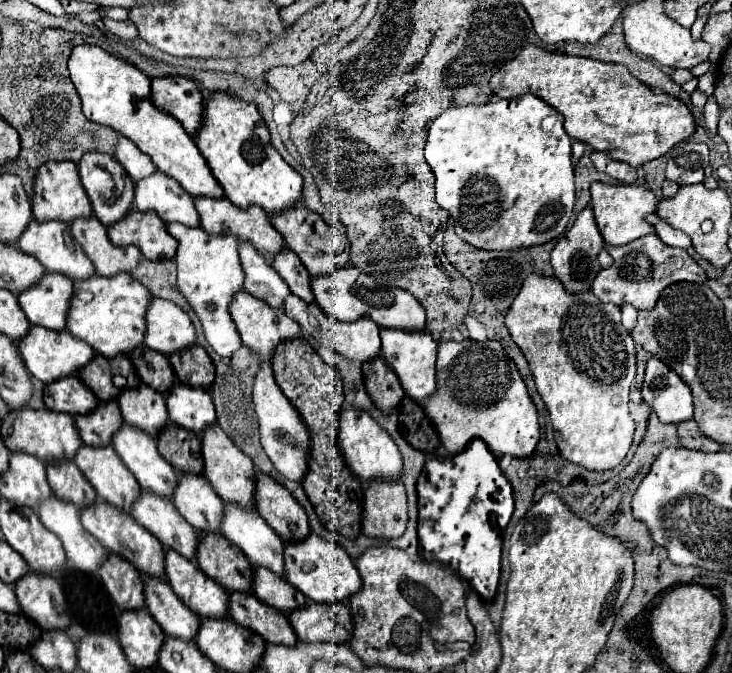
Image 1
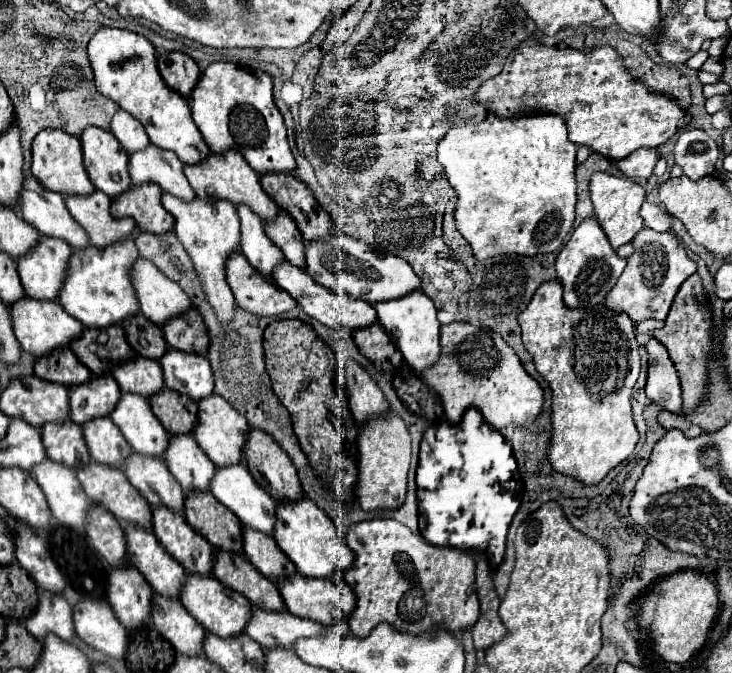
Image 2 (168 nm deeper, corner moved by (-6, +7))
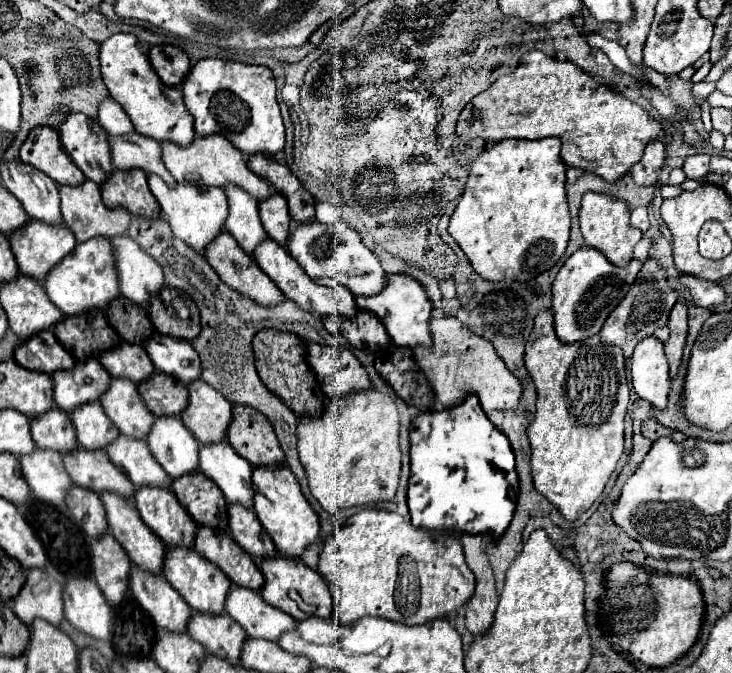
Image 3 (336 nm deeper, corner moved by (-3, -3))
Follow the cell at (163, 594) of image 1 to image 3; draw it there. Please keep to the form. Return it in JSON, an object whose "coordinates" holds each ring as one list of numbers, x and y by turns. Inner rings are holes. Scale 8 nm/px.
{"coordinates":[[101,496,107,522,113,538,123,546,129,560,151,574,161,574,165,564,165,546,161,540,155,540,153,532,139,520,135,508,127,508,119,496]]}

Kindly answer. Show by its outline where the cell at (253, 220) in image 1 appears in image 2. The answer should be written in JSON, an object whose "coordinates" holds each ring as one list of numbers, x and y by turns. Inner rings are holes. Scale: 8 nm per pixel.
{"coordinates":[[226,150,226,154,208,154,206,160,198,164,184,166,184,174,200,198,226,198,232,204,248,204,264,222,272,220,278,214,276,202,262,190,260,176,246,166,246,160,238,154,238,150]]}

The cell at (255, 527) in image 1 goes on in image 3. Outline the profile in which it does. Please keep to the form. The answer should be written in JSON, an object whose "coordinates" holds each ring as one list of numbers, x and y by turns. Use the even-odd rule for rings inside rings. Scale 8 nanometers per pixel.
{"coordinates":[[217,444,215,448,199,446,199,470,217,484,229,506,239,504,247,510,253,508,253,468,247,466,247,460,235,456,229,444]]}

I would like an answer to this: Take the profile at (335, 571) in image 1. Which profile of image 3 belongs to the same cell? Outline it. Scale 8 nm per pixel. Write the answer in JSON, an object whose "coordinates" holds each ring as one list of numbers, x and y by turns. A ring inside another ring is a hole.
{"coordinates":[[287,466,255,468,253,470,253,488,255,488,255,500,253,500,255,514,257,514,259,522,263,524,263,528,267,530,267,534,271,536,271,540,275,542,277,550,287,558,301,560,303,552,311,544,319,542,321,524,319,524,319,516,313,512,313,508,301,494,301,488,299,488,295,476,291,474,291,470]]}

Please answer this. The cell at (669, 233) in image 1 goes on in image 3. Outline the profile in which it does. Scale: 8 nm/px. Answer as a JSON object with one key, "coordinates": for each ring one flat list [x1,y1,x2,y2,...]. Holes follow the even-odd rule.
{"coordinates":[[643,206,635,208,635,210,631,212,631,224,633,224,635,228,639,228,641,232,647,232,647,228,649,228,649,216,647,216,647,208,643,208]]}

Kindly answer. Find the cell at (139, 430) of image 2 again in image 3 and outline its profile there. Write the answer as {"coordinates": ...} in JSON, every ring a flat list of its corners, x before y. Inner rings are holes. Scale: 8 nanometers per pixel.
{"coordinates":[[113,380,109,390,101,396,101,406,123,436,145,440,151,432,155,416,143,404,133,382]]}

